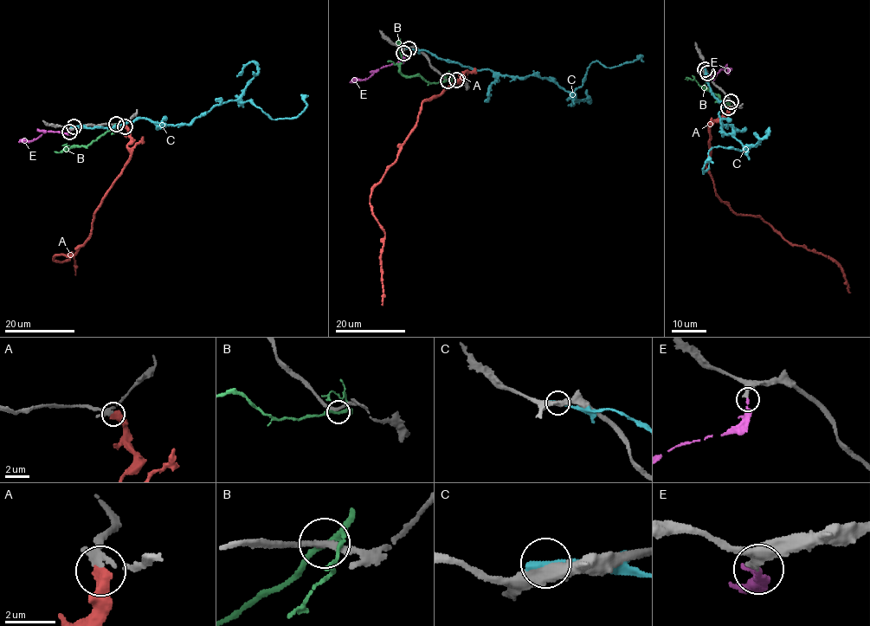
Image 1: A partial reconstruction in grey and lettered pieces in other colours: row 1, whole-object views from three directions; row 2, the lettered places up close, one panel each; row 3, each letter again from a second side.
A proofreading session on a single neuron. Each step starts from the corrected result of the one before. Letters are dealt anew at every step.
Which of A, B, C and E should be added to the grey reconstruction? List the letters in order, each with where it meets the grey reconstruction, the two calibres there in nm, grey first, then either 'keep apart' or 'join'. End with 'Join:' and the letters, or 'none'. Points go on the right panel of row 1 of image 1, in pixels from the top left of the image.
A: meets grey at (728, 107); 160 nm thick on the grey side, 480 nm on the other; join
B: meets grey at (731, 101); 240 nm thick on the grey side, 180 nm on the other; keep apart
C: meets grey at (705, 69); 440 nm thick on the grey side, 320 nm on the other; keep apart
E: meets grey at (707, 73); 300 nm thick on the grey side, 150 nm on the other; join
Join: A, E

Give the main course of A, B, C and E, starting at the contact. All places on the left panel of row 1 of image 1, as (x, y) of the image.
A: (125, 126), (131, 158), (95, 211), (90, 238), (76, 254), (52, 259), (62, 261), (70, 251), (75, 274)
B: (116, 124), (86, 146), (73, 145), (67, 150), (65, 147), (61, 152)
C: (74, 126), (103, 127), (140, 119), (189, 125), (234, 100), (250, 100), (273, 119), (295, 118), (308, 95)
E: (69, 132), (46, 131), (35, 138), (18, 142)

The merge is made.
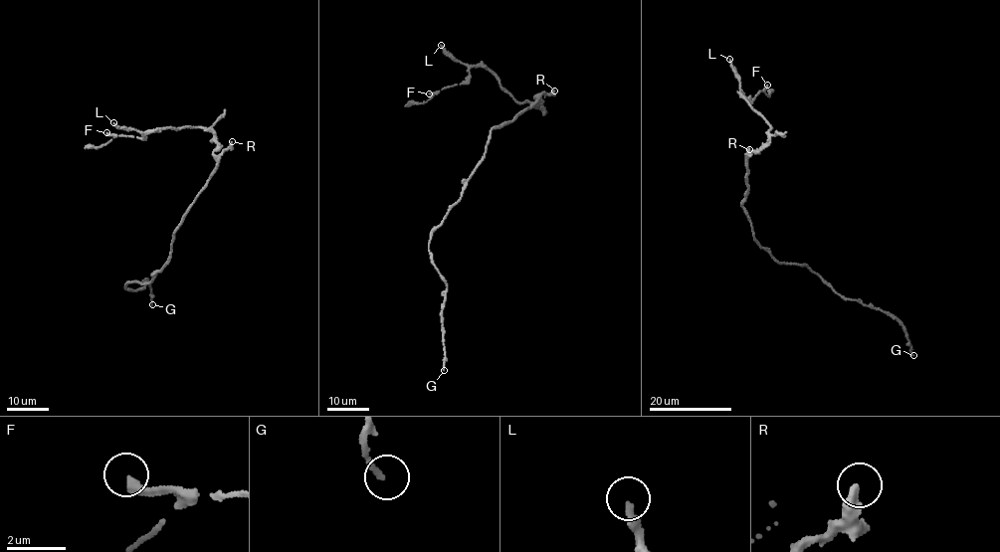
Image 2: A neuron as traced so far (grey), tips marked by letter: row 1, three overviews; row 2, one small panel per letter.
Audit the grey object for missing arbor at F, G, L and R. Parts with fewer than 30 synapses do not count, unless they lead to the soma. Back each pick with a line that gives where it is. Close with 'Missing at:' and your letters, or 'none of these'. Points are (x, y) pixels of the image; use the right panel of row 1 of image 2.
L: place (729, 59)
Missing at: L

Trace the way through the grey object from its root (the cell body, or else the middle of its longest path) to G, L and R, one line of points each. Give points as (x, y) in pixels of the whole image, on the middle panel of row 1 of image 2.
G: (492, 129), (482, 161), (462, 195), (432, 231), (429, 244), (431, 261), (447, 286), (442, 307), (444, 370)
L: (492, 129), (538, 97), (534, 105), (516, 102), (490, 71), (452, 60), (441, 45)
R: (492, 129), (511, 120), (537, 101), (541, 94), (554, 91)

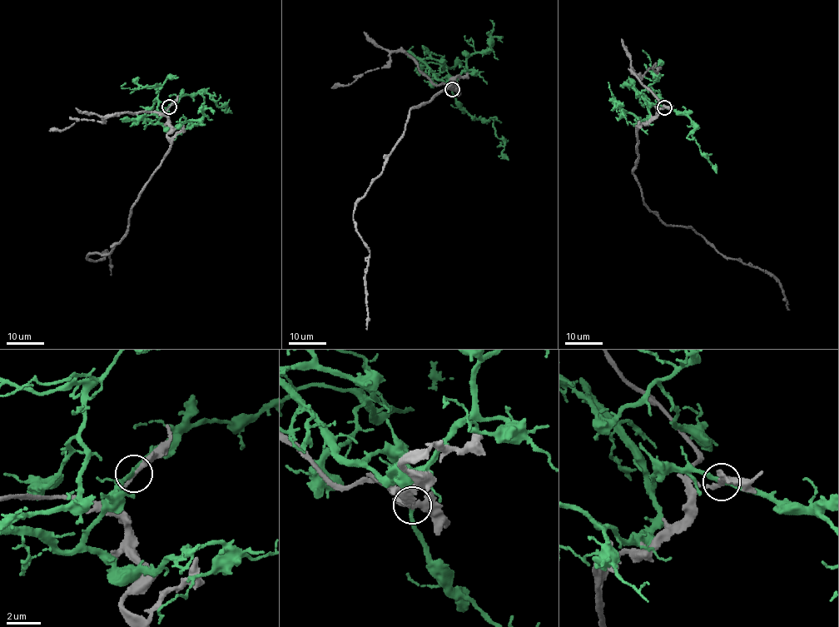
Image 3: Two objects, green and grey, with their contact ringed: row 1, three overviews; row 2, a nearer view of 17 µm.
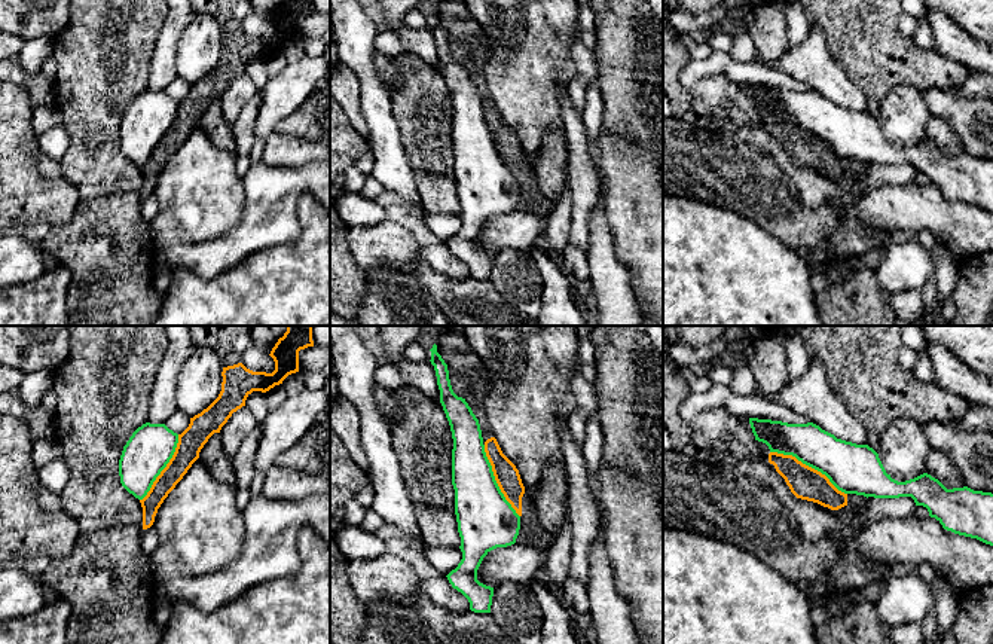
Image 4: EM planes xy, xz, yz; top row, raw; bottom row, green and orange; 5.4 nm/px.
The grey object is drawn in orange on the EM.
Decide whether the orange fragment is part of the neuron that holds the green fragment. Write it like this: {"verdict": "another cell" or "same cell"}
{"verdict": "another cell"}

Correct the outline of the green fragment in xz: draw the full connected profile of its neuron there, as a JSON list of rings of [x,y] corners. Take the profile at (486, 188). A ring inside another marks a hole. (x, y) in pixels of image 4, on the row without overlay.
[[[437,12],[430,18],[440,70],[453,106],[452,152],[462,219],[461,229],[446,244],[468,266],[471,278],[491,280],[494,254],[477,247],[477,236],[491,217],[516,210],[520,183],[495,147],[479,86],[465,65],[453,59],[447,31],[437,19]]]

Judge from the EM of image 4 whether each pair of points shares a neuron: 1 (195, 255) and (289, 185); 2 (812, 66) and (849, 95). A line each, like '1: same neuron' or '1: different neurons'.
1: same neuron
2: same neuron

